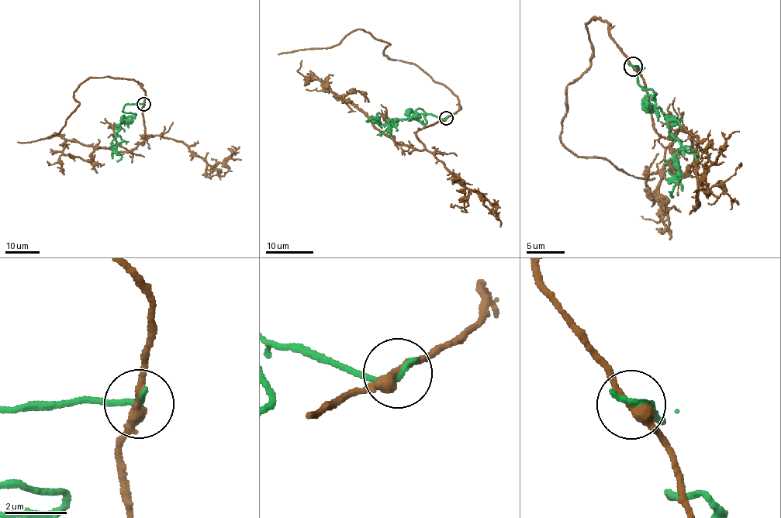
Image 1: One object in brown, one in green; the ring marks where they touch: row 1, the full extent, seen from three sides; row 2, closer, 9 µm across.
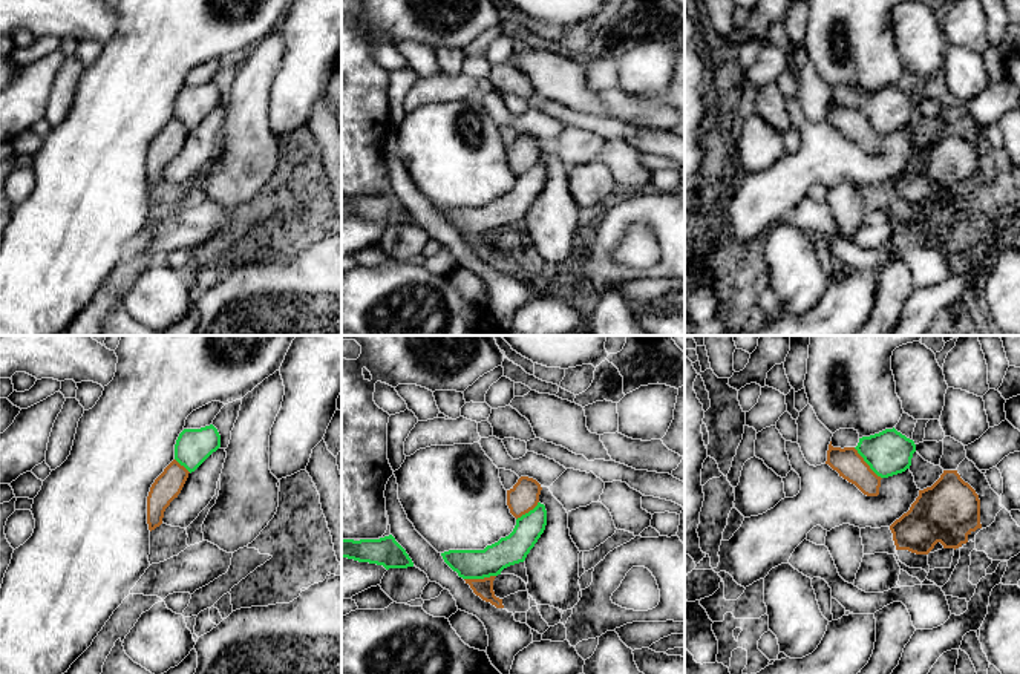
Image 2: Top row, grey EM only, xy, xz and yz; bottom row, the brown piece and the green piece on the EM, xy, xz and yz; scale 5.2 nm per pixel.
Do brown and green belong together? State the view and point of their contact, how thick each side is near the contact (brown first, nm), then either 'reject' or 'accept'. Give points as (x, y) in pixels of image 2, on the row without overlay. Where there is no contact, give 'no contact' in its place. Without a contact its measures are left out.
meets brown in yz at (866, 120); 150 nm thick on the brown side, 240 nm on the other; reject

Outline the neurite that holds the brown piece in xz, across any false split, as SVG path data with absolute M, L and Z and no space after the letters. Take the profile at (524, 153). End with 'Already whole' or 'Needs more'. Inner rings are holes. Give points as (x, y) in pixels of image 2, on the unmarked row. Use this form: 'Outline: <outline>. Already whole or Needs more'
Outline: M521 133L518 139L507 147L507 162L518 176L533 167L539 159L541 141L528 133Z. Already whole

